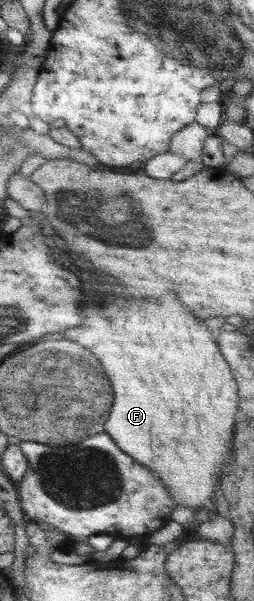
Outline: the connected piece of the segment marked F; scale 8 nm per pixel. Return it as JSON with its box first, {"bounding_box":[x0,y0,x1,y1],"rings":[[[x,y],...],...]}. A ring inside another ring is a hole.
{"bounding_box":[59,247,237,514],"rings":[[[65,247],[59,249],[73,261],[77,275],[81,277],[85,299],[85,323],[63,331],[63,339],[80,345],[99,359],[99,363],[103,363],[101,369],[111,383],[112,402],[103,424],[104,432],[125,455],[143,463],[143,467],[160,479],[173,503],[193,510],[208,509],[215,514],[214,493],[220,487],[226,463],[232,457],[231,427],[237,413],[236,383],[215,345],[216,341],[197,325],[197,319],[171,293],[161,295],[157,301],[149,301],[147,307],[125,303],[119,297],[121,287],[115,281],[95,273],[93,267],[87,267],[83,259],[67,253]],[[105,319],[109,319],[111,325],[107,325]]]}

